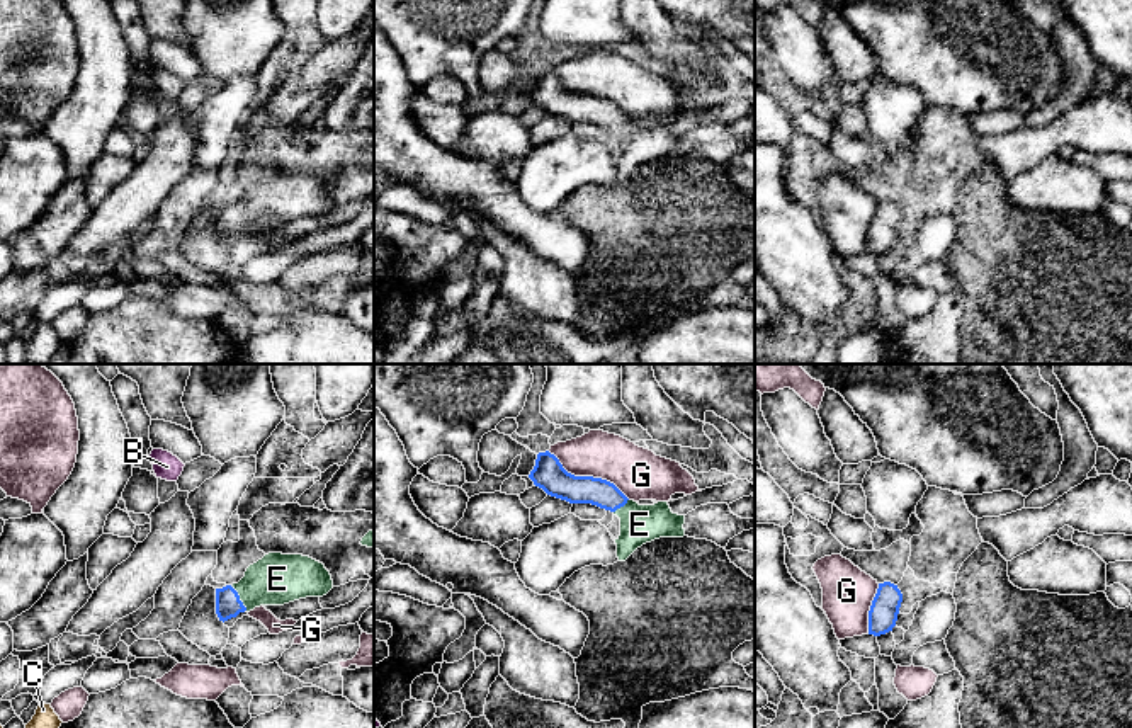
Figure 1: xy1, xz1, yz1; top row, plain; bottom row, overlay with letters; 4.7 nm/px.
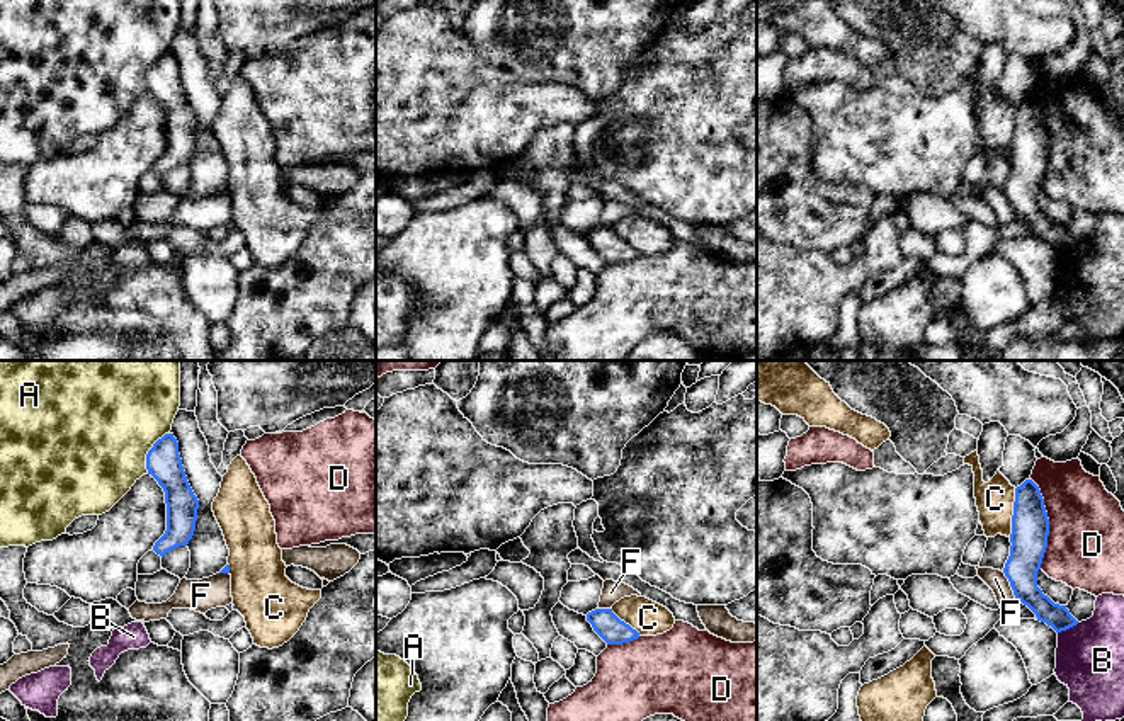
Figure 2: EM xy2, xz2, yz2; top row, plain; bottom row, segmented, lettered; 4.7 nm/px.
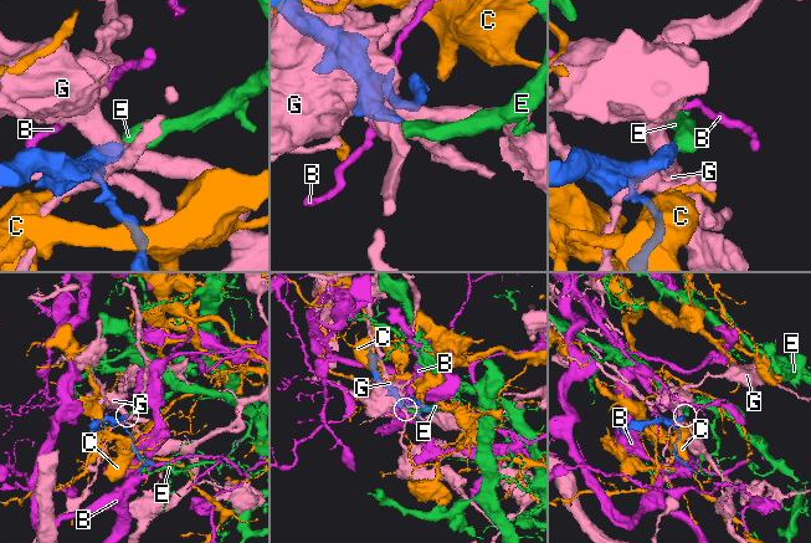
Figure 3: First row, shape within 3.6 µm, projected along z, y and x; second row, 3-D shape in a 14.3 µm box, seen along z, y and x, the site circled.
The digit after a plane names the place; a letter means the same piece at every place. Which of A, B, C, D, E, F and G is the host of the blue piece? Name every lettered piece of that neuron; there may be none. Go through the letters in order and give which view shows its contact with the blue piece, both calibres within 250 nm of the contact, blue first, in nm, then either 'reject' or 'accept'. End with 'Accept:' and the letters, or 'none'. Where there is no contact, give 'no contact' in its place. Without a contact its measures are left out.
A: contact in xy2; calibres 170 and 500 nm; reject
B: contact in yz2; calibres 120 and 320 nm; reject
C: contact in yz2; calibres 180 and 180 nm; reject
D: contact in yz2; calibres 180 and 360 nm; reject
E: contact in xy1; calibres 120 and 240 nm; accept
F: contact in yz2; calibres 180 and 90 nm; reject
G: contact in xz1; calibres 150 and 240 nm; reject
Accept: E

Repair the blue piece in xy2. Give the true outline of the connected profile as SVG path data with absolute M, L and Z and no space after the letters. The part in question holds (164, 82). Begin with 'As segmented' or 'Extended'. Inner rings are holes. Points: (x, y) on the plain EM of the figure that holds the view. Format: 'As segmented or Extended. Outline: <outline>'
As segmented. Outline: M165 53L153 63L146 73L146 88L165 111L167 150L153 165L153 170L163 177L192 158L199 119L187 100L173 53Z

